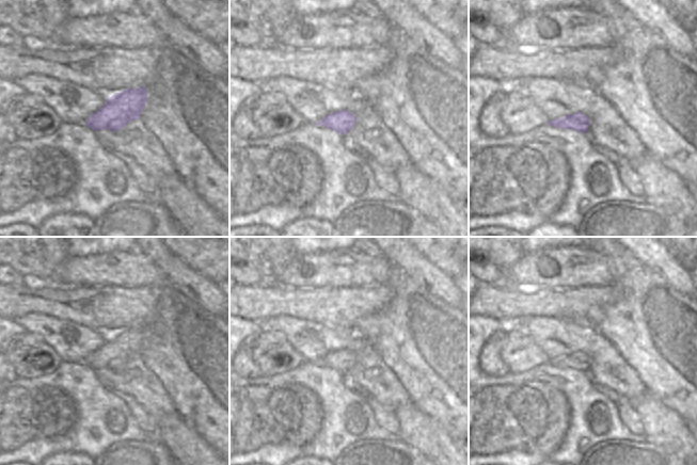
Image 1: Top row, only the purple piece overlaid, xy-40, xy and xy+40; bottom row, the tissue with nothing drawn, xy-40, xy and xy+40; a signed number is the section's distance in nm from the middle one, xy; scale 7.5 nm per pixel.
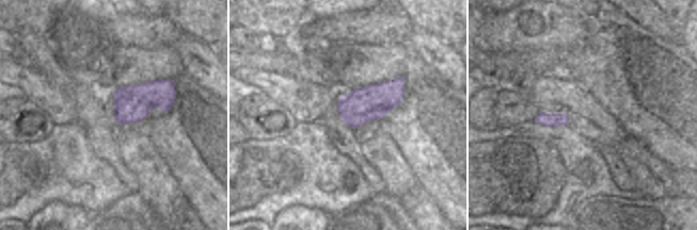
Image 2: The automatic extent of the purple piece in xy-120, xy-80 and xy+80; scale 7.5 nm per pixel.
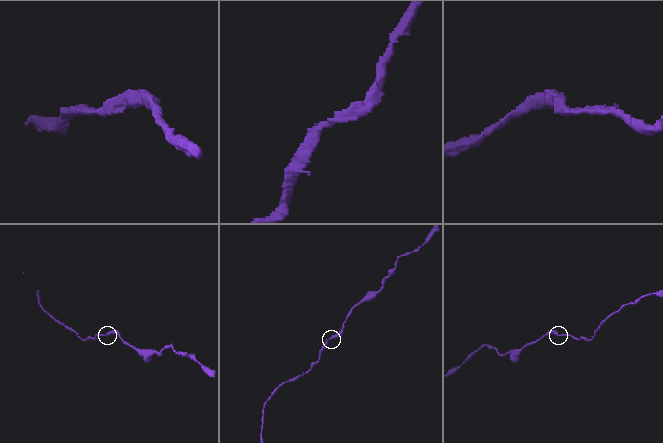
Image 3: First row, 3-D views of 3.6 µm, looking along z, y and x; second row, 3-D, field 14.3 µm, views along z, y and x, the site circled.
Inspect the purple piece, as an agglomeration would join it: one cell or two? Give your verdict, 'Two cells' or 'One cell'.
One cell.

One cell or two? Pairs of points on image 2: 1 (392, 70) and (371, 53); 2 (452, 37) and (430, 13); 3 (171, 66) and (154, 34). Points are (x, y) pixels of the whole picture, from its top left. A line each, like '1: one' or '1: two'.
1: one
2: one
3: two

